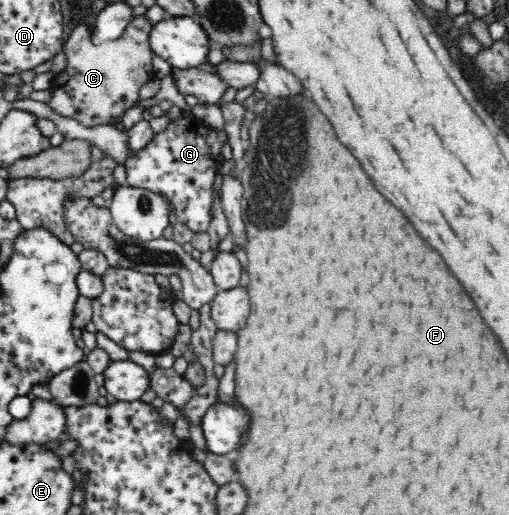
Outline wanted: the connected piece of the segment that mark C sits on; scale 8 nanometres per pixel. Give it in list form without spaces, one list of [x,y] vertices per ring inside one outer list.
[[[145,16],[137,17],[129,22],[119,39],[100,44],[91,41],[90,26],[78,25],[72,29],[62,46],[66,67],[53,78],[47,89],[51,92],[50,99],[43,104],[59,116],[71,118],[88,128],[121,122],[125,111],[140,101],[140,89],[154,77],[154,53],[149,45],[151,28]]]

